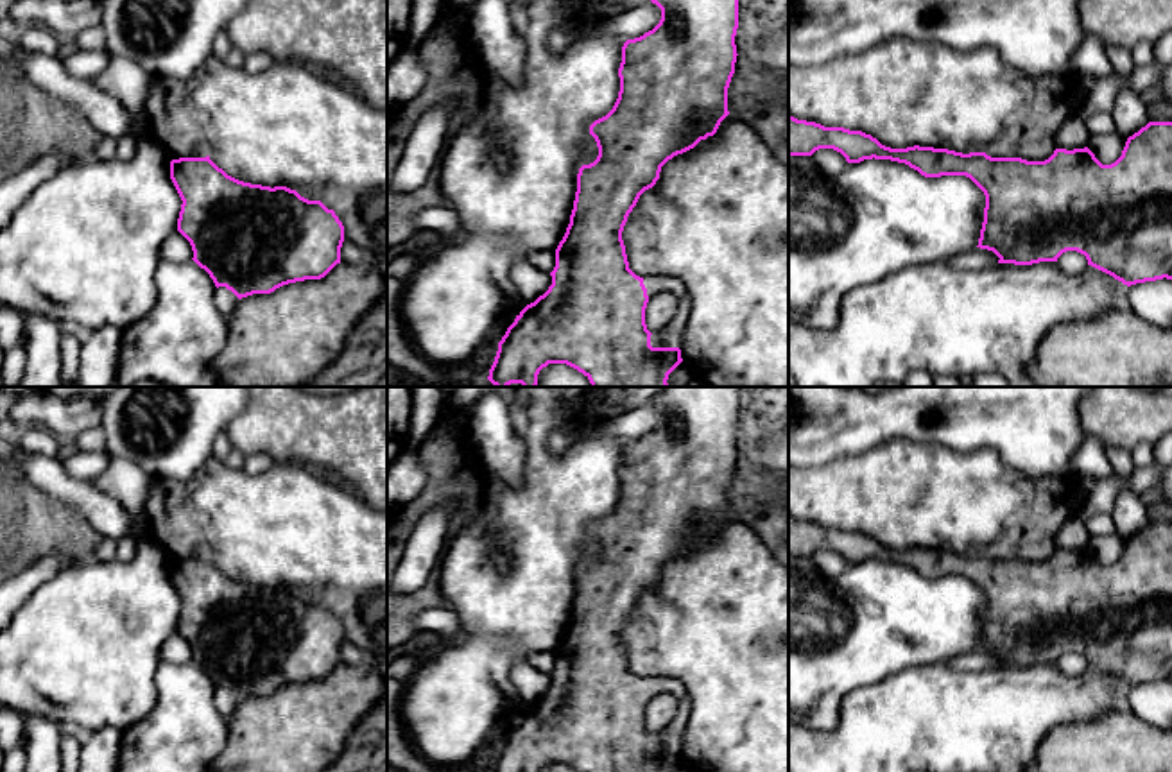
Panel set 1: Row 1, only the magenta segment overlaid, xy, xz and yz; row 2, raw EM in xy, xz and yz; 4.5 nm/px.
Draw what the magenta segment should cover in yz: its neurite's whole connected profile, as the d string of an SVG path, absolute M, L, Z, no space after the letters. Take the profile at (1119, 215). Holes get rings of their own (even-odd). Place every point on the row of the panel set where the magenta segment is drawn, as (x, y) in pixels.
M789 116L789 156L812 156L819 149L833 149L848 163L891 159L925 177L969 177L986 195L977 247L993 251L1000 258L998 263L1057 262L1063 253L1077 251L1086 256L1088 265L1127 287L1172 279L1172 122L1149 122L1127 138L1115 163L1102 165L1088 147L1056 149L1045 161L919 145L891 149L862 131Z

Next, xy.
M210 156L172 159L170 179L183 201L177 231L190 242L192 260L210 274L217 288L226 287L238 299L271 294L296 281L321 279L340 263L344 226L321 201L308 201L287 186L271 188L238 181L219 168Z

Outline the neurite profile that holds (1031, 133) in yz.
M891 38L864 52L833 57L814 66L789 64L789 116L824 127L862 131L891 149L934 147L962 154L986 152L991 158L1021 158L1045 161L1056 150L1056 133L1075 115L1082 93L1082 79L1070 84L1056 75L1030 81L1005 64L993 47L969 52L955 50L939 41Z

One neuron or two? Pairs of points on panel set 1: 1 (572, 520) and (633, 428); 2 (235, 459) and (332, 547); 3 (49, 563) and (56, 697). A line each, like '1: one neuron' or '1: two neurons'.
1: two neurons
2: two neurons
3: two neurons

